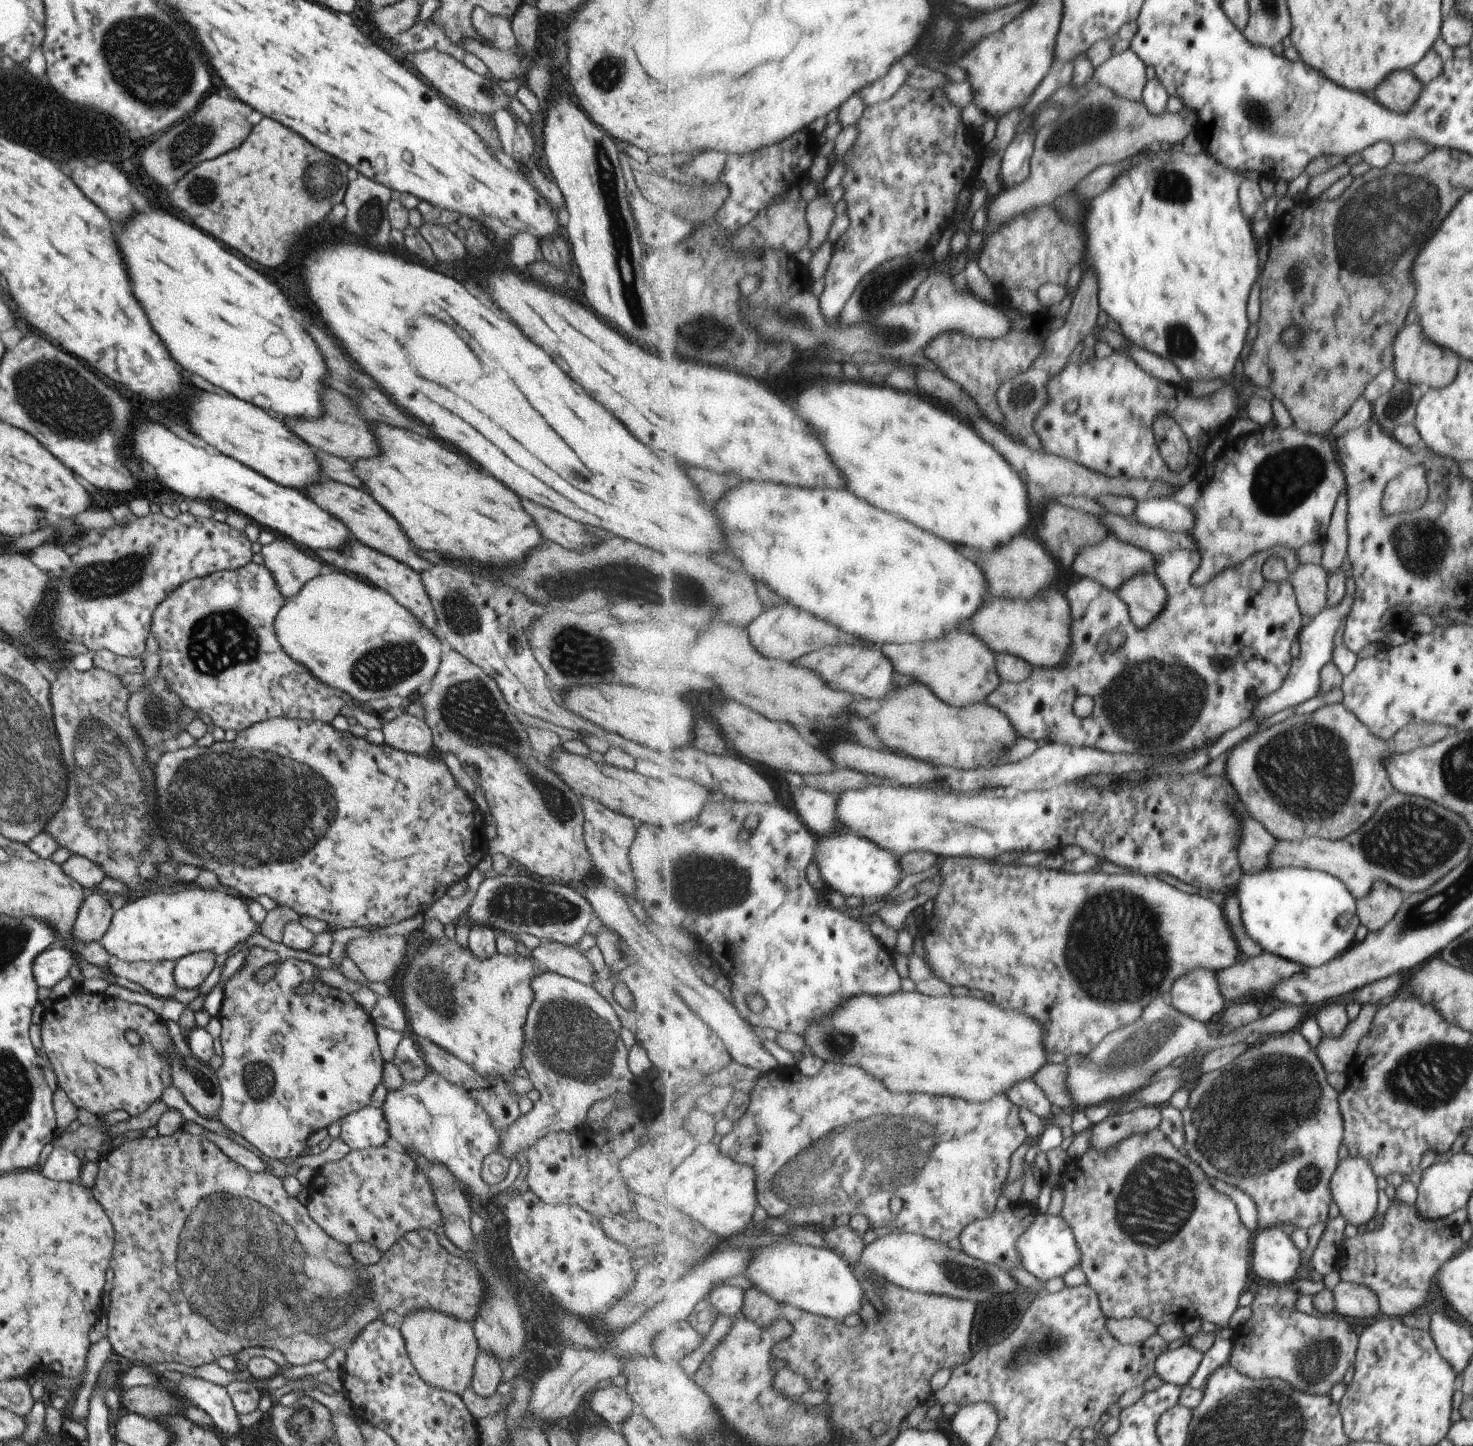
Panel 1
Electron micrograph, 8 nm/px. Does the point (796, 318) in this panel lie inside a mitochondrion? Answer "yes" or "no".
yes

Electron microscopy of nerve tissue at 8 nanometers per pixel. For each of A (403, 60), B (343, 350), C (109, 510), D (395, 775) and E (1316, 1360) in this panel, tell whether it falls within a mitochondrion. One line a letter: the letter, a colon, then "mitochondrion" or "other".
A: other
B: other
C: other
D: other
E: mitochondrion

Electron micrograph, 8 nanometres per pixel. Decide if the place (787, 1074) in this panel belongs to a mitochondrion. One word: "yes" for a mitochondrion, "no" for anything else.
no

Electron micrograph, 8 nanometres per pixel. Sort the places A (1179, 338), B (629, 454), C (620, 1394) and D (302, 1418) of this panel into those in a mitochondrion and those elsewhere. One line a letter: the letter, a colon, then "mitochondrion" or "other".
A: mitochondrion
B: other
C: other
D: mitochondrion

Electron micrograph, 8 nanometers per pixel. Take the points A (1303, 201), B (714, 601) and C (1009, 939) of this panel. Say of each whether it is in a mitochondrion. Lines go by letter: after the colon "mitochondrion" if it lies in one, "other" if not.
A: other
B: mitochondrion
C: other

